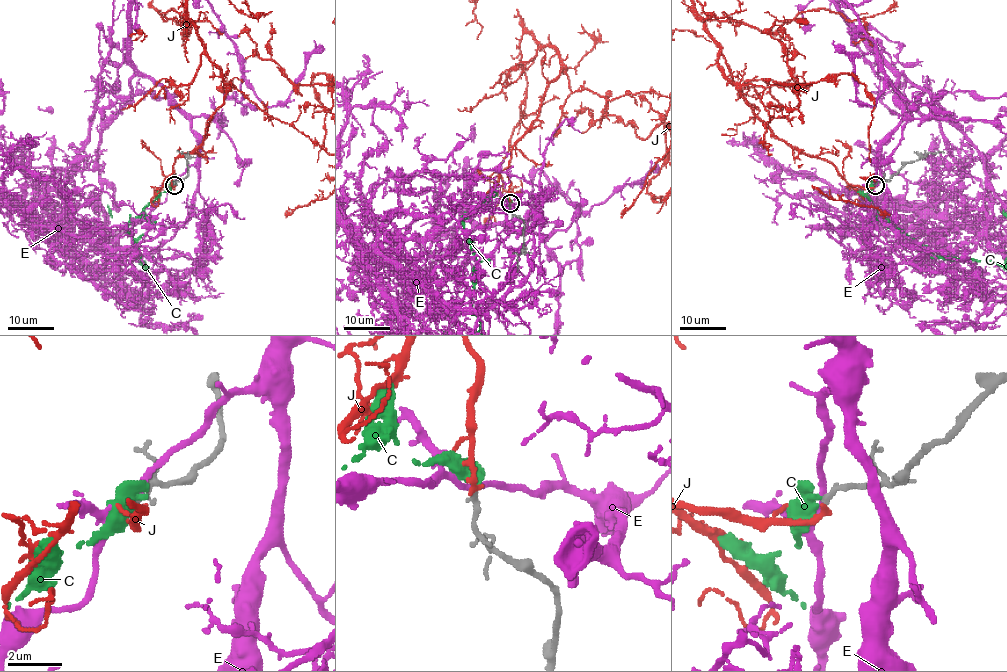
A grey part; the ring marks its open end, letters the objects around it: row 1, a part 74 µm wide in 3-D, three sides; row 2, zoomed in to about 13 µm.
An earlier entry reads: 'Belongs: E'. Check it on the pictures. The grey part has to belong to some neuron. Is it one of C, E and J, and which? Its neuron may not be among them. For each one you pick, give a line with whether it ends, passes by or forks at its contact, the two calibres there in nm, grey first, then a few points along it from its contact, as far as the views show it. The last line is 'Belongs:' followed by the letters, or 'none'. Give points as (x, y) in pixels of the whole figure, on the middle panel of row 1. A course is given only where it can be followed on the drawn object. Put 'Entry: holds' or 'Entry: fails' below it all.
J: it ends there; 220 nm thick on the grey side, 240 nm on the other
Belongs: J
Entry: fails

